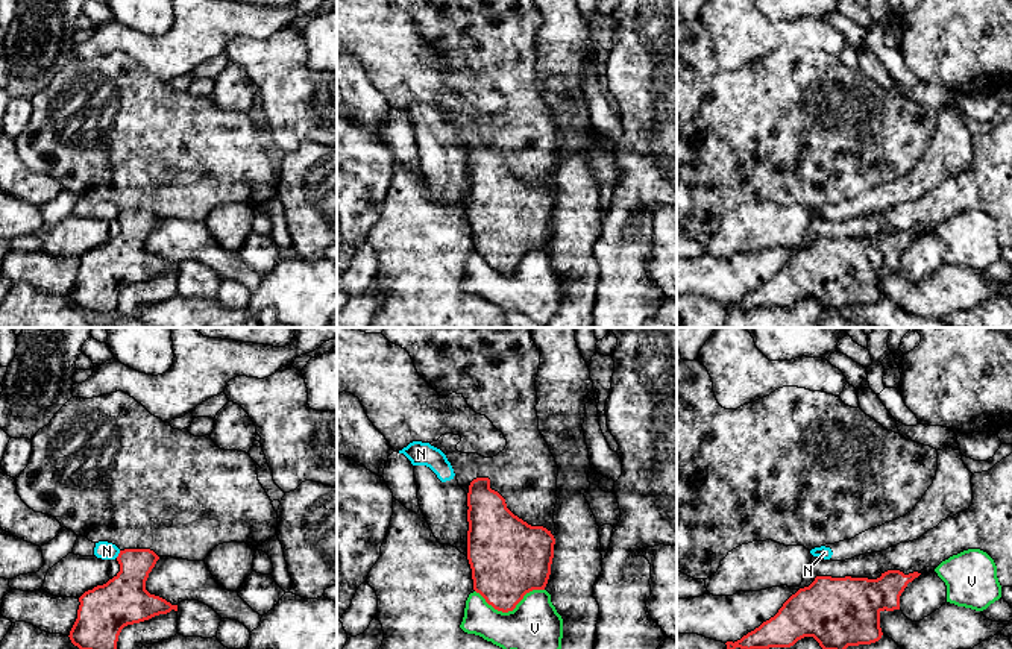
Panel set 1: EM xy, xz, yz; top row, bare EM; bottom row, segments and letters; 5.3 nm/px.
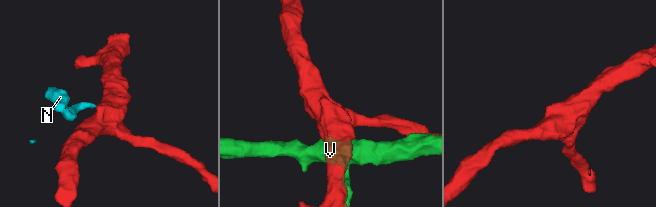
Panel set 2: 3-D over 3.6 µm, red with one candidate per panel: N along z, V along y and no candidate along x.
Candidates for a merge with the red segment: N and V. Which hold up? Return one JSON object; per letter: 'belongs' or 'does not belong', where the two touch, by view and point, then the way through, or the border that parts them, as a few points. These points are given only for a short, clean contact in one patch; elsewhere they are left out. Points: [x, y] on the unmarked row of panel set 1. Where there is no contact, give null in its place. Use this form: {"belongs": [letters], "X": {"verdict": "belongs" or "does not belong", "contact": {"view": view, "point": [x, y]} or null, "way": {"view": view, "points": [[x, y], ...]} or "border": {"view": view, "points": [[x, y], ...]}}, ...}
{"belongs": [], "N": {"verdict": "does not belong", "contact": {"view": "xy", "point": [119, 214]}, "border": {"view": "xy", "points": [[120, 211], [116, 217]]}}, "V": {"verdict": "does not belong", "contact": {"view": "xz", "point": [510, 270]}}}

